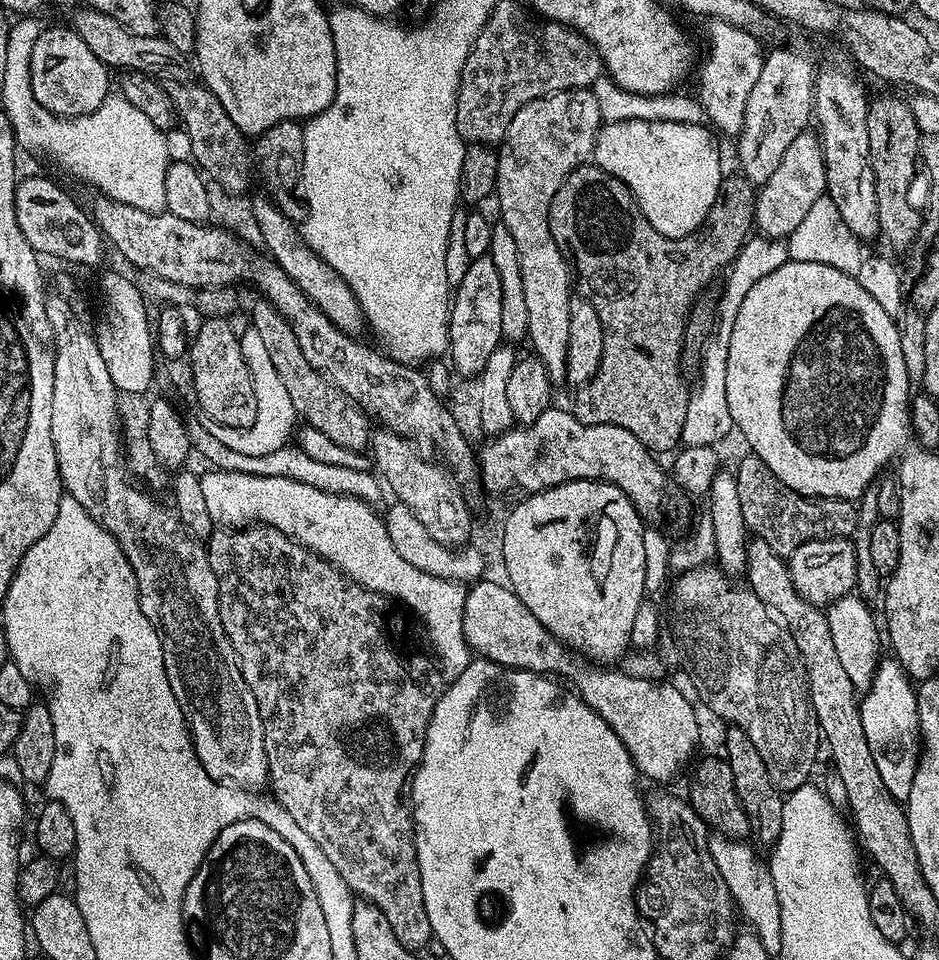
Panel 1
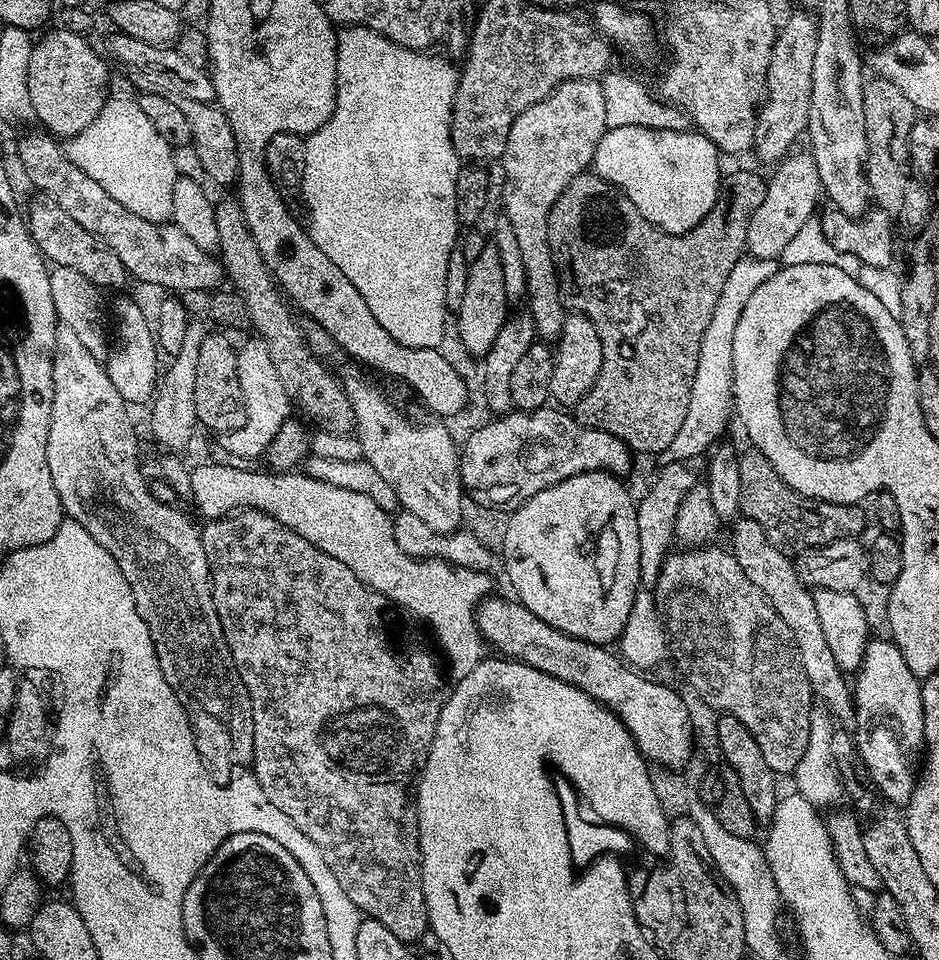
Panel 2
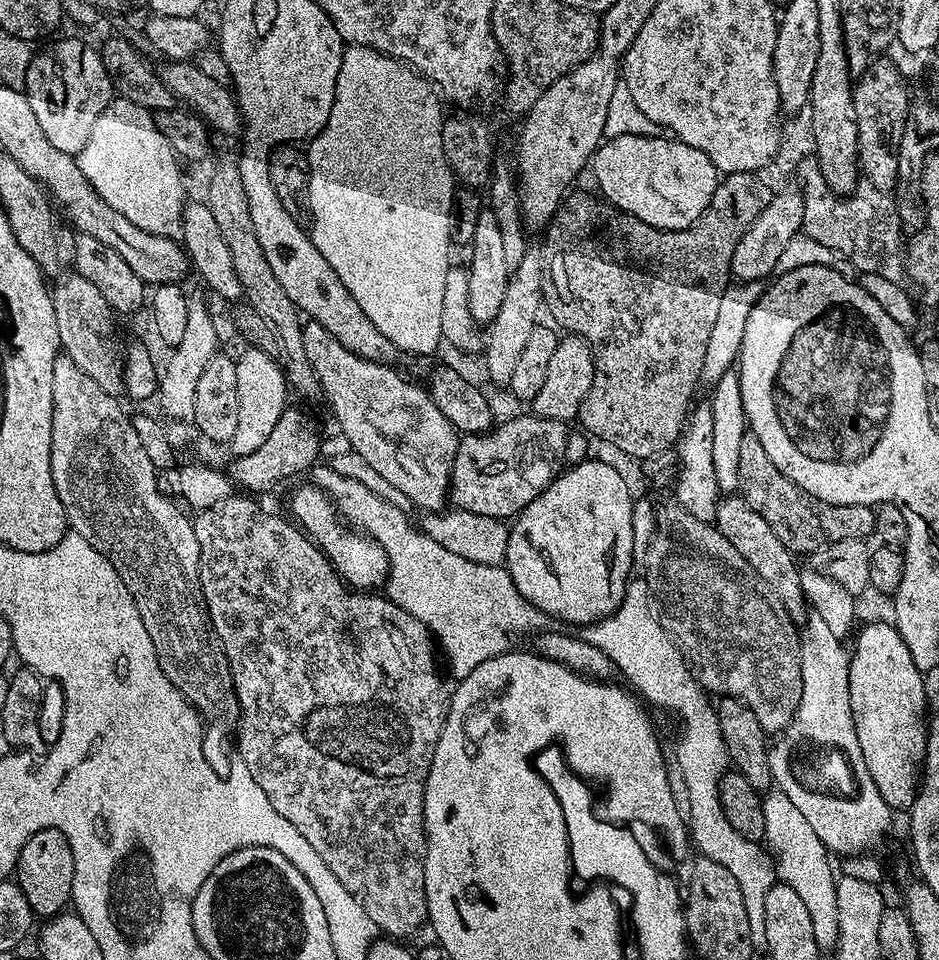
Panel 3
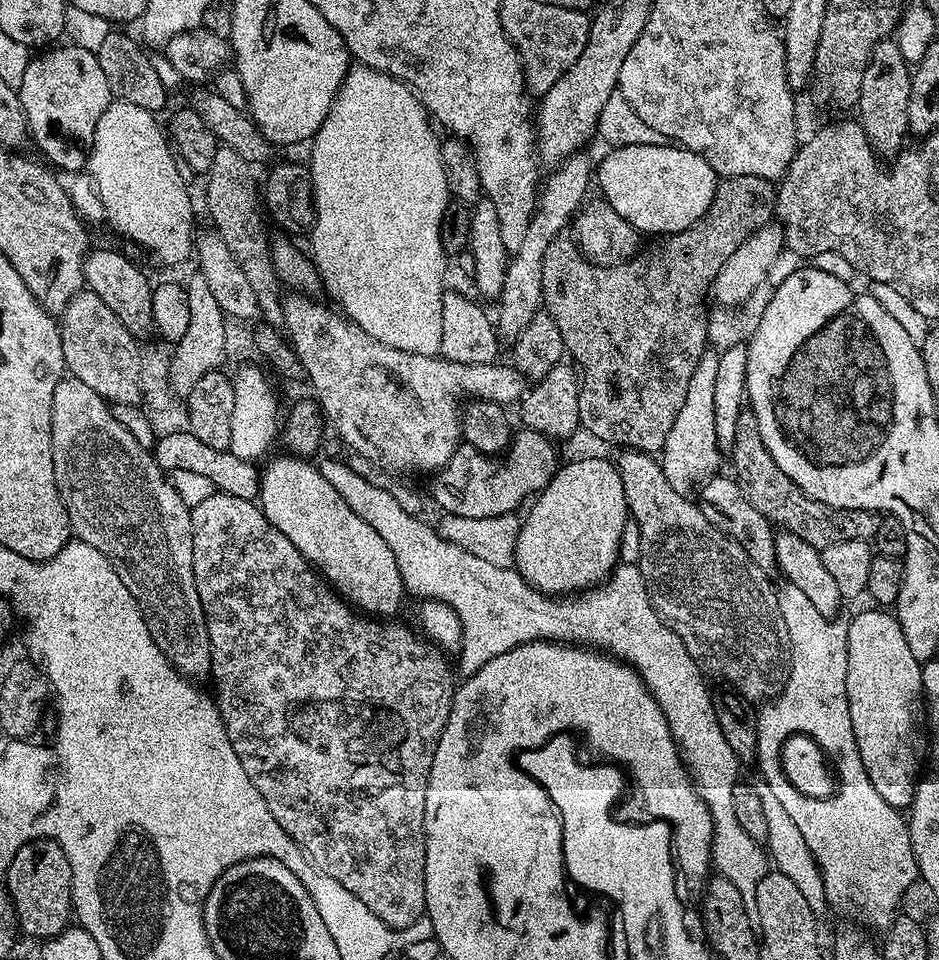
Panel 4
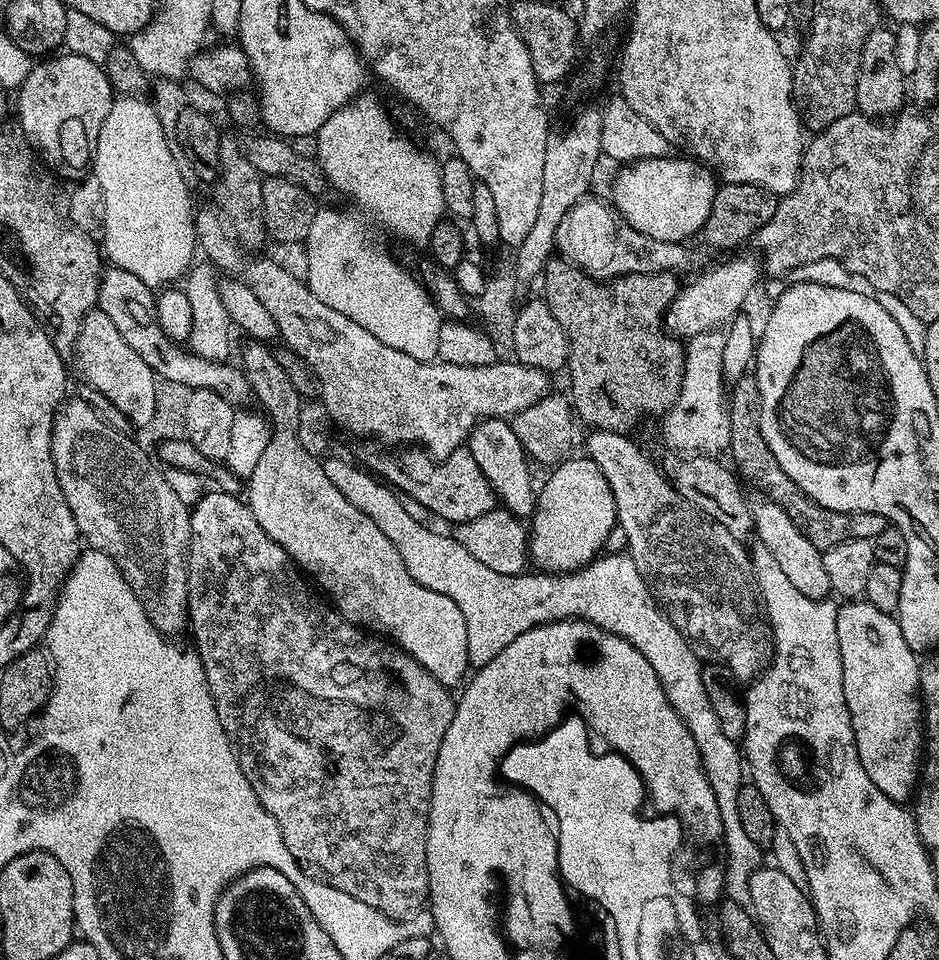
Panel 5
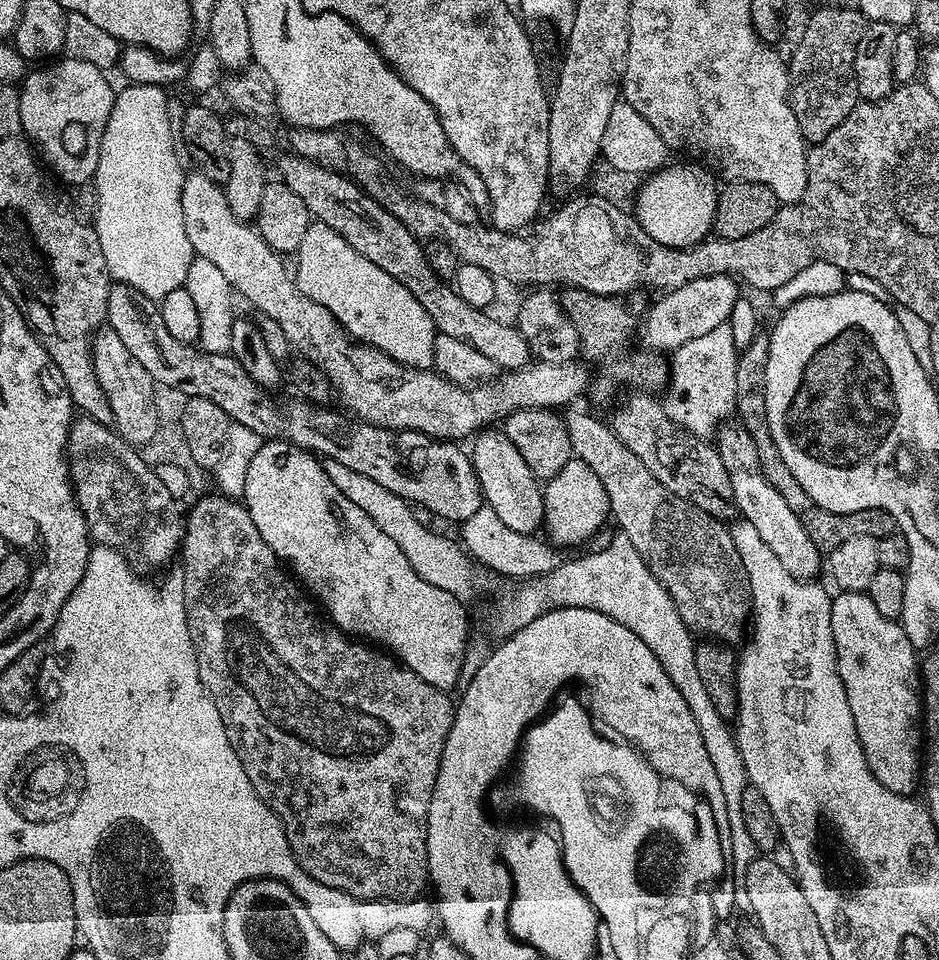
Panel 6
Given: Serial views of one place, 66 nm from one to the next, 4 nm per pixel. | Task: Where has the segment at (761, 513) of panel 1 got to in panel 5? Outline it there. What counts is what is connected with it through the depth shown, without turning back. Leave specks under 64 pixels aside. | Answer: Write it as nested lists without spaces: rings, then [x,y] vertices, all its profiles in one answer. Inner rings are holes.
[[[745,374],[738,377],[730,388],[730,399],[727,401],[728,416],[730,420],[730,438],[728,447],[731,463],[738,473],[739,479],[745,485],[748,484],[759,495],[767,500],[774,501],[786,514],[790,514],[792,521],[810,538],[815,548],[821,550],[830,546],[838,546],[838,542],[846,542],[854,538],[873,540],[882,534],[882,530],[890,527],[887,518],[882,514],[870,514],[869,512],[835,512],[823,504],[815,504],[811,496],[807,496],[797,486],[796,481],[789,478],[786,470],[778,466],[778,458],[774,458],[774,450],[766,446],[766,438],[762,434],[762,422],[760,421],[760,395],[758,394],[758,382],[755,375]]]

